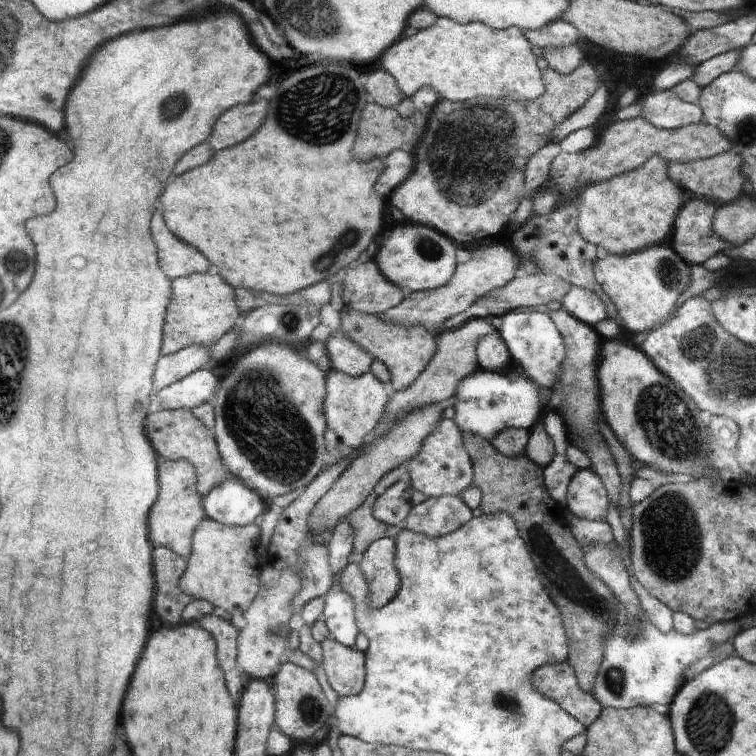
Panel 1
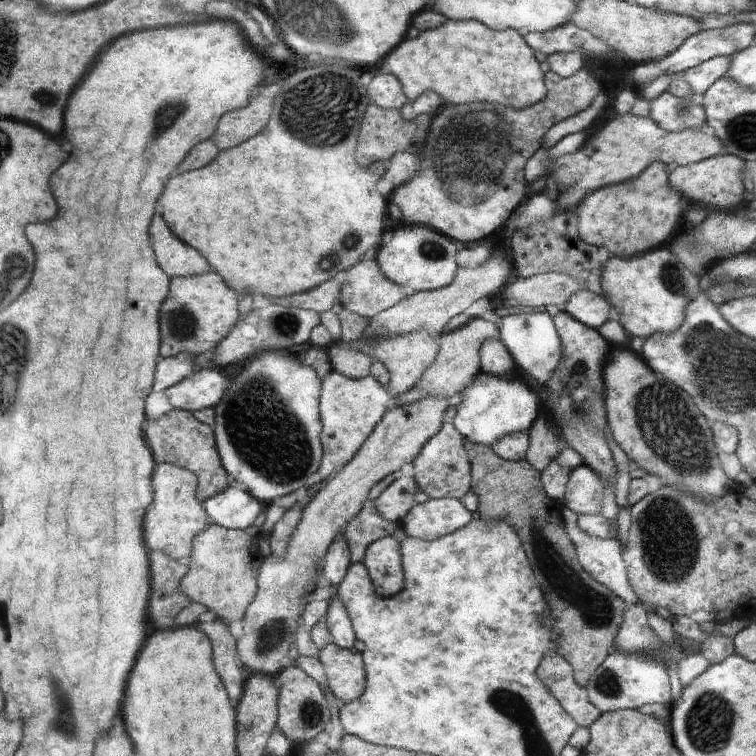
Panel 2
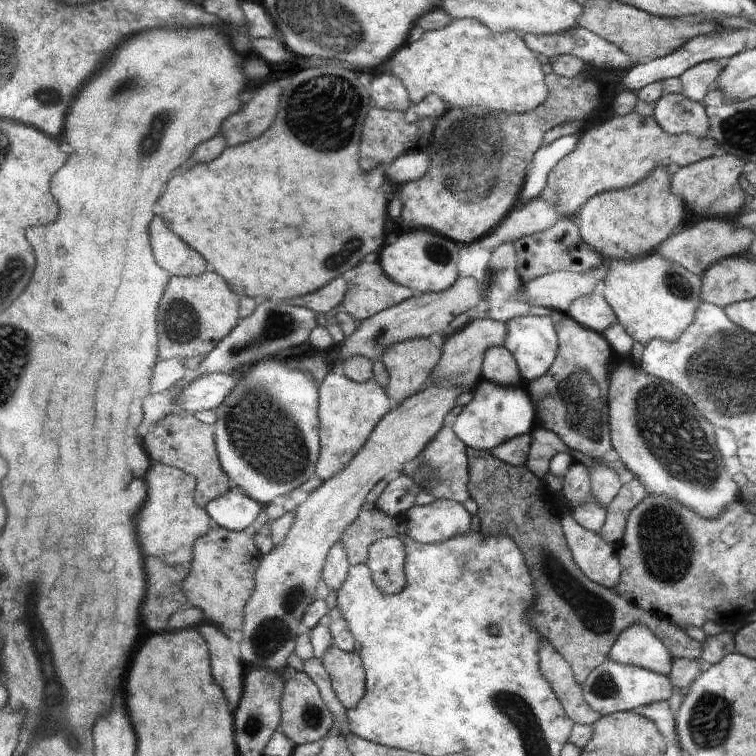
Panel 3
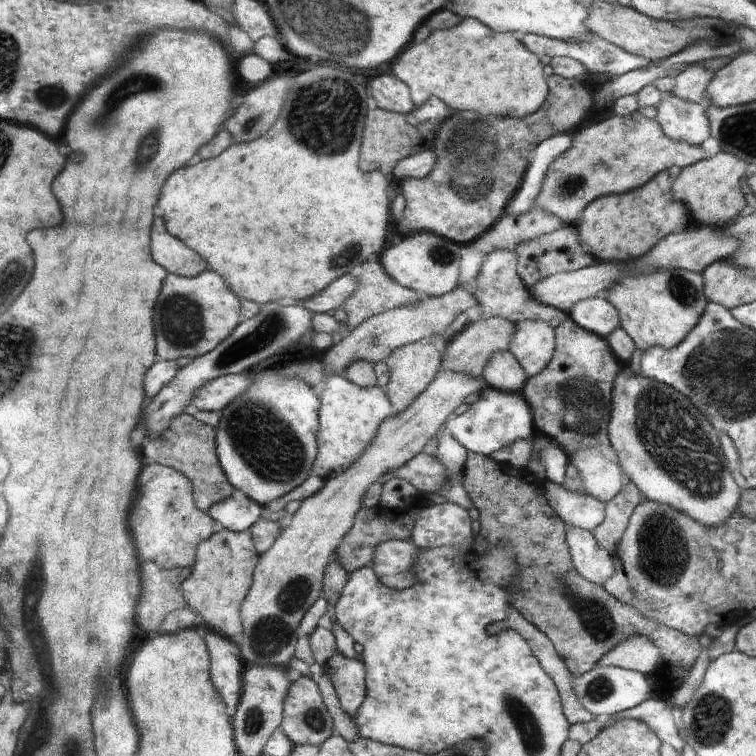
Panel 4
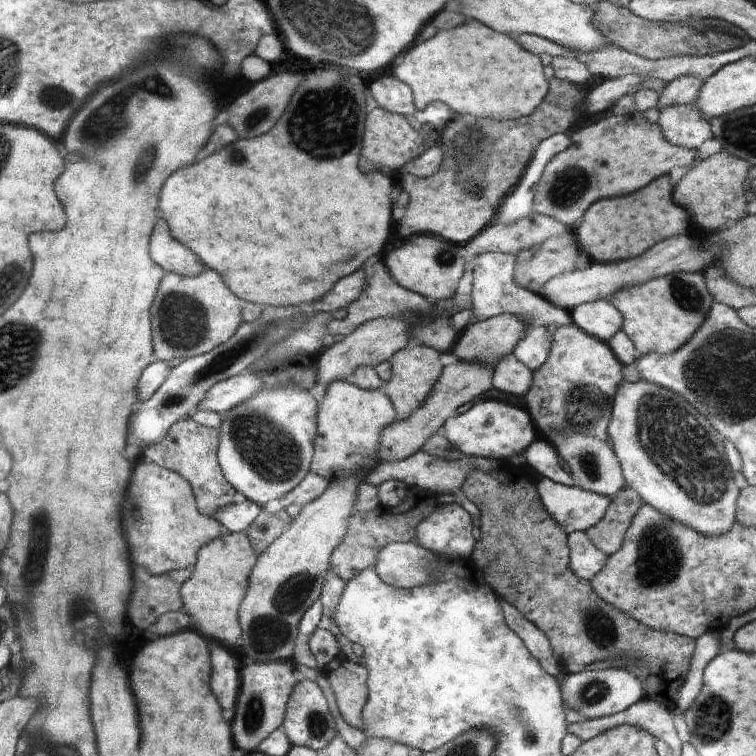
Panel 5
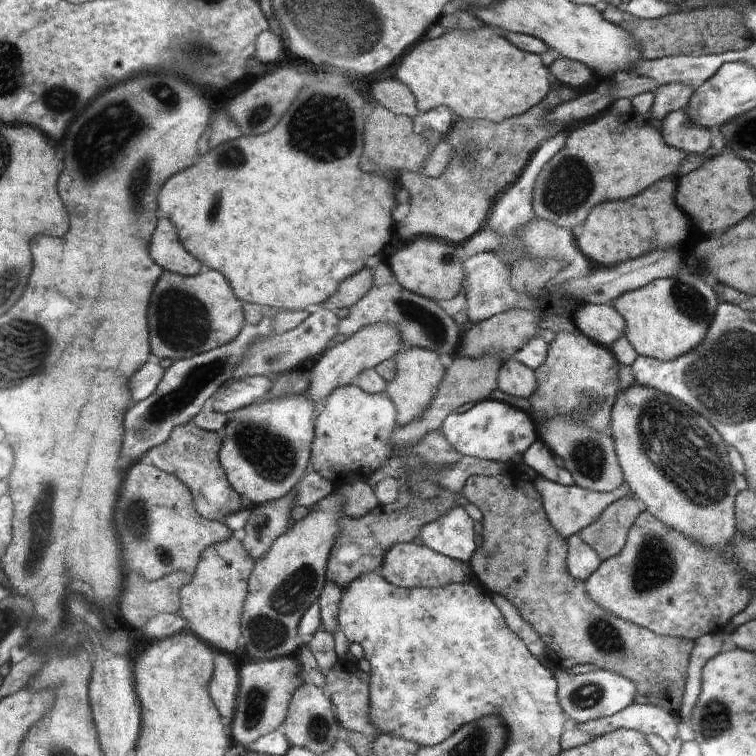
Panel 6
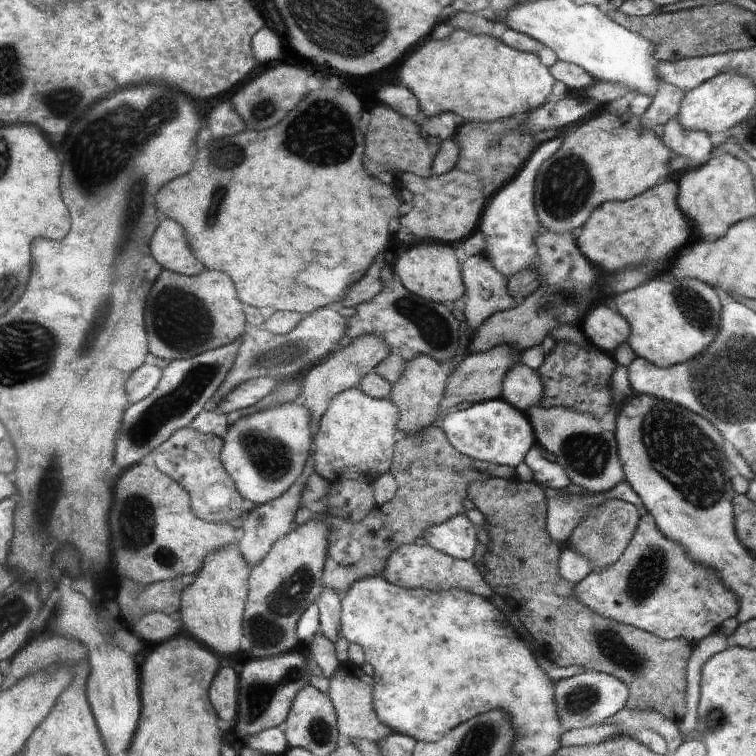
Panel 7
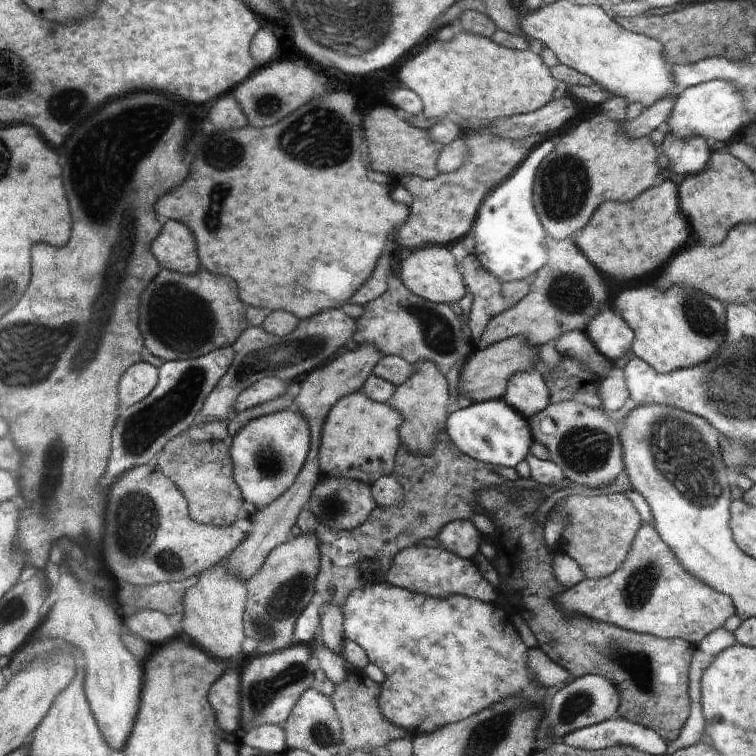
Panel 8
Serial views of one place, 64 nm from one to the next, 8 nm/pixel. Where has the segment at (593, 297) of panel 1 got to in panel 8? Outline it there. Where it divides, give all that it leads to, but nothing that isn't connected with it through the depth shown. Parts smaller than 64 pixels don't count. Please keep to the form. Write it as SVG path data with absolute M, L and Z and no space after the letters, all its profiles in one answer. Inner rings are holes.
M614 309L600 310L584 332L597 350L611 363L622 358L631 349L635 340L635 331Z

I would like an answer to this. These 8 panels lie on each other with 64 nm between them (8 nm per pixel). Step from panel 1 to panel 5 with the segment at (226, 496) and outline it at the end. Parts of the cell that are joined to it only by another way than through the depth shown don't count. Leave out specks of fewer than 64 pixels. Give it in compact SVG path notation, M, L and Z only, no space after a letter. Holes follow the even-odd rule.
M246 499L244 502L234 502L230 506L220 508L214 518L222 524L225 531L232 533L246 533L252 522L258 517L260 508L256 506L251 499Z

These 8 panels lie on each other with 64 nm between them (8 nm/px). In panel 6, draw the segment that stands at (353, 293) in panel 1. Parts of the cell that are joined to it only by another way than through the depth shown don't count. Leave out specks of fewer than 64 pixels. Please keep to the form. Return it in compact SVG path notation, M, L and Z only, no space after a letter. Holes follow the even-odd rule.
M386 261L376 263L371 269L374 276L373 288L367 296L349 308L348 316L341 320L337 327L338 339L348 339L364 327L379 323L390 324L397 327L404 342L403 348L425 349L444 355L448 361L454 359L462 342L463 330L458 327L452 316L443 310L442 304L423 298L400 285Z

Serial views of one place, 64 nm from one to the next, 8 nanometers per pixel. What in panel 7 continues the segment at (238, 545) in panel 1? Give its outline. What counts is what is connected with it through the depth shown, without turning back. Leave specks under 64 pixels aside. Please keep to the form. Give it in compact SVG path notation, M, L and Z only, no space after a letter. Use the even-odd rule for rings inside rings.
M236 542L212 552L194 582L181 594L181 608L177 616L182 622L183 633L198 638L198 642L220 656L232 656L238 652L243 636L243 614L250 595L250 574L251 567L238 551Z

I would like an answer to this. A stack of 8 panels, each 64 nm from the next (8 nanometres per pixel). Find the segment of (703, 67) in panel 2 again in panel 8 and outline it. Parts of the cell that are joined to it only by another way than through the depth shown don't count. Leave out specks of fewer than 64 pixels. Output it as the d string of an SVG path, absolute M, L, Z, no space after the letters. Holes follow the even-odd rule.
M675 93L674 96L660 98L659 102L644 109L644 112L638 118L631 121L625 120L626 124L622 124L624 134L630 136L630 138L642 138L652 134L660 124L664 124L670 118L676 97L677 94Z

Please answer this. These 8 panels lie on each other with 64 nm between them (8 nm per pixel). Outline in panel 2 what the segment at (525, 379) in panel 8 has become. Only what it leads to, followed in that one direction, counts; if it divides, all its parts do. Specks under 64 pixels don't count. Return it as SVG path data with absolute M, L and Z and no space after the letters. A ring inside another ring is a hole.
M499 338L488 340L480 346L480 362L482 372L498 376L498 378L506 378L515 365L512 355Z

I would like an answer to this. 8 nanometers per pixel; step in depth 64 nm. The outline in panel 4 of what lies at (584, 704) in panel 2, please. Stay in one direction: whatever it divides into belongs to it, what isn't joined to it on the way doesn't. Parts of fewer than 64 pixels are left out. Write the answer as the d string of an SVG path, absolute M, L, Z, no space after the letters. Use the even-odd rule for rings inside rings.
M514 607L508 608L508 618L491 624L488 626L487 630L488 634L498 634L502 630L506 630L508 628L514 628L516 632L524 634L524 640L527 640L528 646L532 648L535 657L539 659L543 669L551 675L552 682L555 682L555 685L558 687L564 708L572 718L571 738L574 742L579 742L581 745L586 744L594 737L598 737L604 726L608 726L610 722L620 720L620 718L634 718L634 720L644 722L646 726L650 726L659 736L662 744L666 743L672 745L676 752L681 753L683 751L682 746L684 746L685 742L682 742L682 738L680 738L680 734L678 733L678 728L676 728L674 720L672 719L673 702L671 701L671 698L647 699L646 701L641 702L638 706L634 706L634 708L625 710L623 713L615 714L614 717L590 714L590 712L580 704L580 700L576 698L576 694L574 694L574 690L572 690L572 680L574 680L574 676L571 671L568 670L567 664L564 660L560 658L559 653L555 650L554 643L551 639L549 639L547 635L542 634L542 632L540 632L540 630L538 630L538 628L536 628L531 622L528 622L528 619L524 618Z

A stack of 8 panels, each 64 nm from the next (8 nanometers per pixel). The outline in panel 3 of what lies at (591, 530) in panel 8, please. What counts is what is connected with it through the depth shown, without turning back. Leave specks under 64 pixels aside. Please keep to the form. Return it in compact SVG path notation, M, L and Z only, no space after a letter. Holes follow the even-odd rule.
M638 478L630 480L623 484L616 498L608 506L607 521L604 522L604 528L600 529L600 536L608 544L619 545L625 529L627 528L628 514L638 506L648 496L644 486L638 482Z

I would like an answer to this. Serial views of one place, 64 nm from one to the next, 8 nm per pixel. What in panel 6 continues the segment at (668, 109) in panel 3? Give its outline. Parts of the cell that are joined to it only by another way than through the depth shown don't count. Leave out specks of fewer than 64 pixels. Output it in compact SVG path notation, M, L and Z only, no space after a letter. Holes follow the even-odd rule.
M684 110L668 114L662 125L662 136L667 146L675 147L686 154L704 155L712 146L708 128L691 124Z

